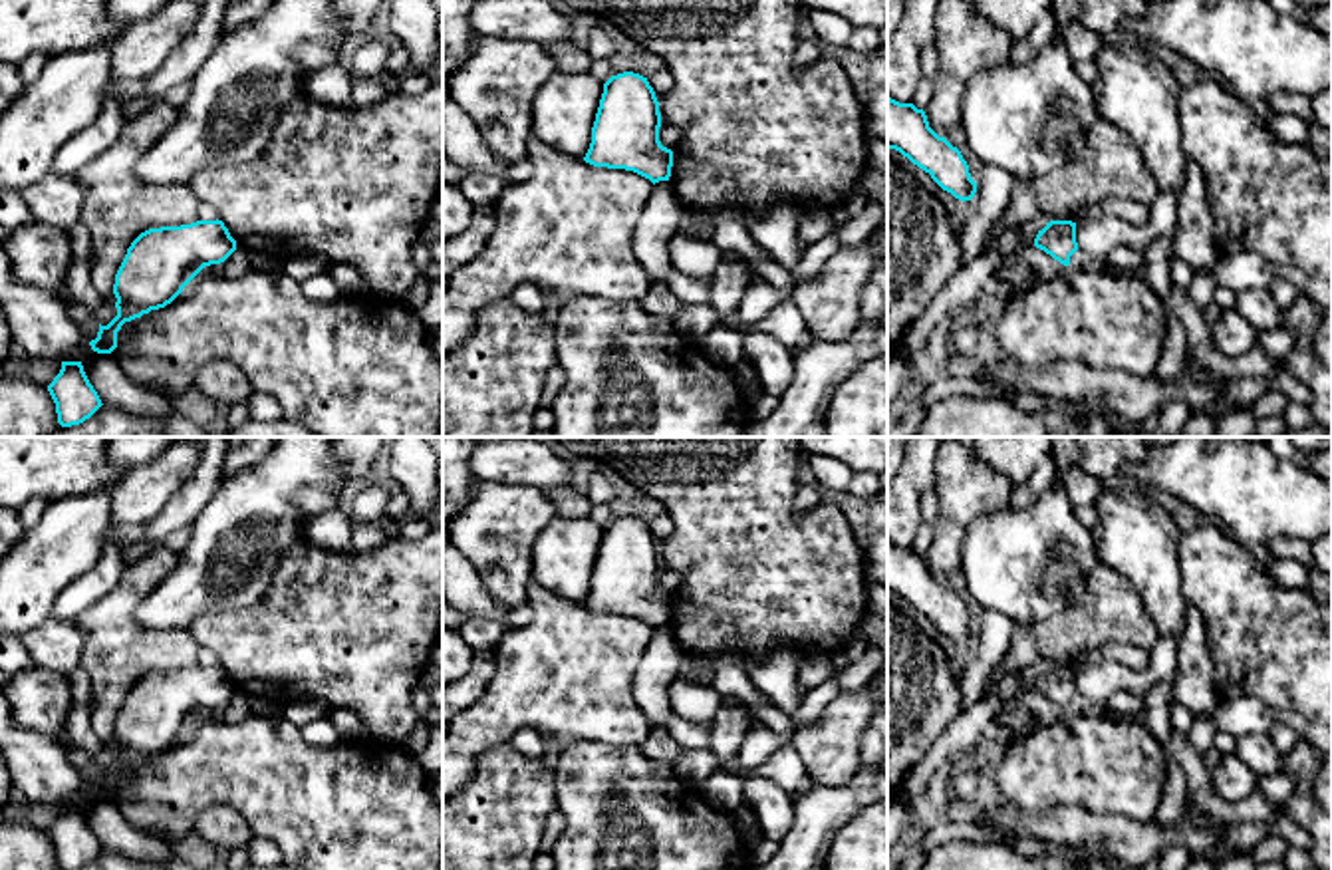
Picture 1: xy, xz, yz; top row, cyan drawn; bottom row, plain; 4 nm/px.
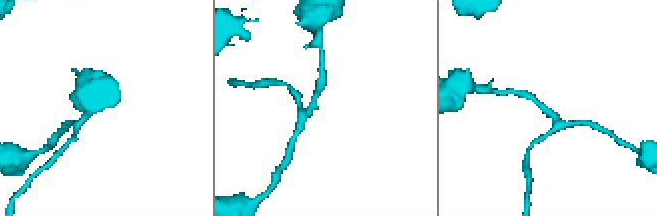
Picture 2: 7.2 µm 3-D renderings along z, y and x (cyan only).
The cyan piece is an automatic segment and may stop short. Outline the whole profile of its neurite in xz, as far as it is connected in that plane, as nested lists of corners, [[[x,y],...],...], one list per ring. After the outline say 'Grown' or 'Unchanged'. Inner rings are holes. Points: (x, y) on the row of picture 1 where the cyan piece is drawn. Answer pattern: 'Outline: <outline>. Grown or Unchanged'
Outline: [[[623,72],[603,83],[584,157],[594,167],[633,171],[653,185],[669,181],[673,151],[659,141],[659,101],[647,77]]]. Unchanged

